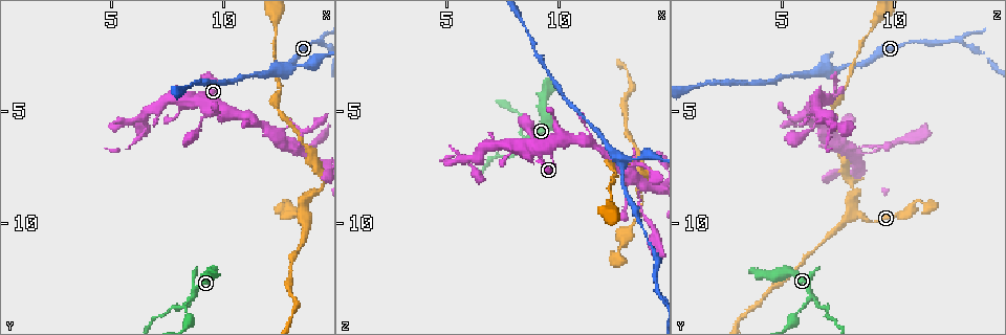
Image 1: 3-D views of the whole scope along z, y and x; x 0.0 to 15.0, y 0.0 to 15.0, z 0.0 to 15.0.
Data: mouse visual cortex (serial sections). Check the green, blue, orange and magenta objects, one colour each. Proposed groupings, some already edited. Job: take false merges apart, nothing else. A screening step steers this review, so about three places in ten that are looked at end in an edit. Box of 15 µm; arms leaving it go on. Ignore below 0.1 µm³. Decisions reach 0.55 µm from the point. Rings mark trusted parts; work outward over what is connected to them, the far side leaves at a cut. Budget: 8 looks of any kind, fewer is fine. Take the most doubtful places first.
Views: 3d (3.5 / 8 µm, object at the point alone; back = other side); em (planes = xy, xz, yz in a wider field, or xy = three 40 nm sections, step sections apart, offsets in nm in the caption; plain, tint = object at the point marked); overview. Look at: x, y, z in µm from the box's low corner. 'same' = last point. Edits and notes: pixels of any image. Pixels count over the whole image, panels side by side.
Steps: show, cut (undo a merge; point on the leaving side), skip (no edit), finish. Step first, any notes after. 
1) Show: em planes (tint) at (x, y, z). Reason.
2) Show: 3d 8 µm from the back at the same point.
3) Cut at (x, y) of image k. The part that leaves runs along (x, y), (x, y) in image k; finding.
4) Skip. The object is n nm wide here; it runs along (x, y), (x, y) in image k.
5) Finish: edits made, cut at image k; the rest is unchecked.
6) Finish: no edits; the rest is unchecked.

Show: 3d 8 µm from the back at (8.4, 13.5, 6.0). Three arms meet.

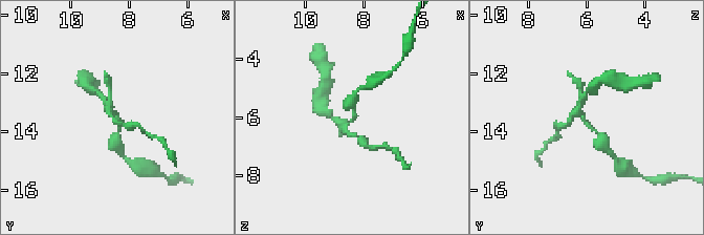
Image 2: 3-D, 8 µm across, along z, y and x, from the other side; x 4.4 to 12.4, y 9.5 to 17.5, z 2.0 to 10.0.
Show: 3d 3.5 µm at (8.4, 13.6, 6.1).

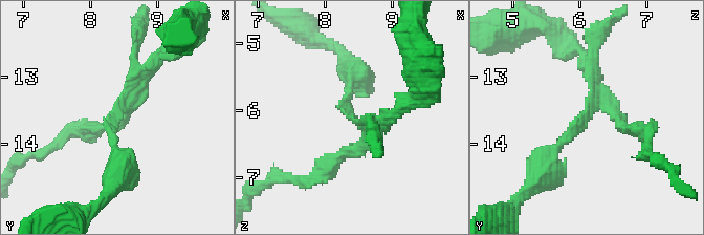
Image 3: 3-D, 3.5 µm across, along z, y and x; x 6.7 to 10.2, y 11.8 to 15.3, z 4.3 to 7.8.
Show: em planes (tint) at (8.40, 13.60, 6.10). 3 arms meet here; the arms are 150, 200, 200 nm wide.

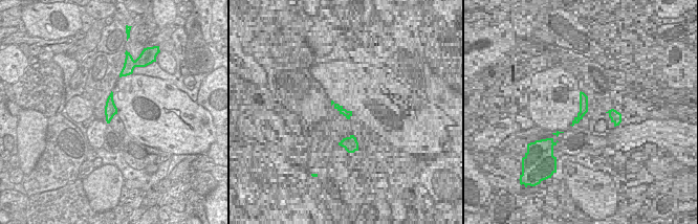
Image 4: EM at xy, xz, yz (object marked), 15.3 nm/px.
Cut at (342, 104) of image 3. The part that leaves runs along (376, 120), (372, 135), (356, 123), (347, 92) in image 3; a second cell is stuck on.

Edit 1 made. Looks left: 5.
Show: overview.

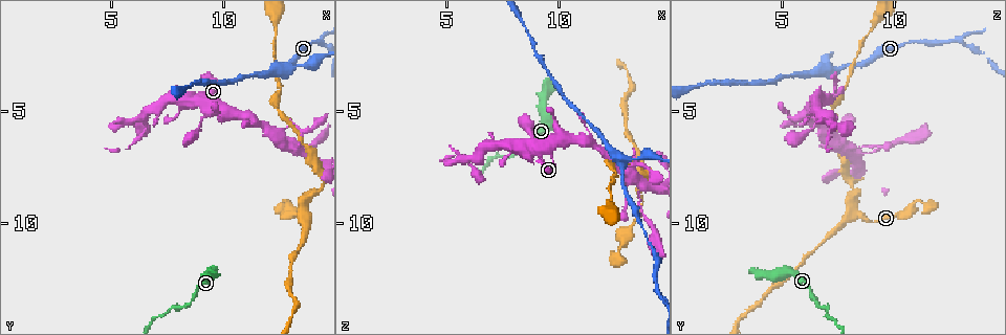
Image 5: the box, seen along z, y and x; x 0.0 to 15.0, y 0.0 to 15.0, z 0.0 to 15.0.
Show: 3d 3.5 µm at (14.4, 1.8, 12.9). Thin neck.

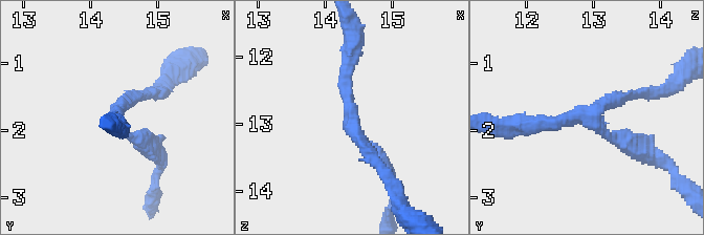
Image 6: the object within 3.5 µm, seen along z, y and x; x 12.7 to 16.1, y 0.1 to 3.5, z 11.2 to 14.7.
Skip. It runs along (350, 56), (350, 128), (386, 166) in image 6; continuous, no second cell.

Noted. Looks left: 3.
Show: 3d 8 µm from the back at (12.8, 9.0, 11.2). Sudden change in width.

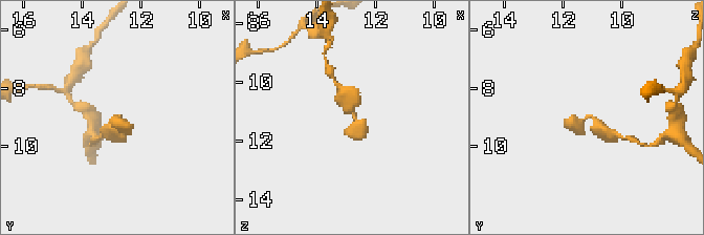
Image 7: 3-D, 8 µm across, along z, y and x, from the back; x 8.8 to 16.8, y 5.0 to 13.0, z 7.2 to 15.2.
Show: em xy step 2 (tint) at (12.7, 9.1, 11.2).

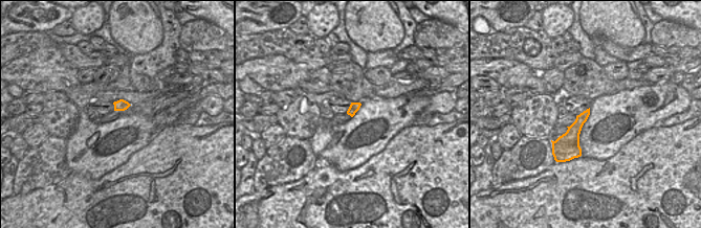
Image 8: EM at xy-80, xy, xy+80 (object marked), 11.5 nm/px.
Skip. It runs along (604, 131), (592, 115), (579, 123), (569, 118) in image 7; one cell here.

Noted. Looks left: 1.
Finish: edits made, cut at image 3; the rest is unchecked.

